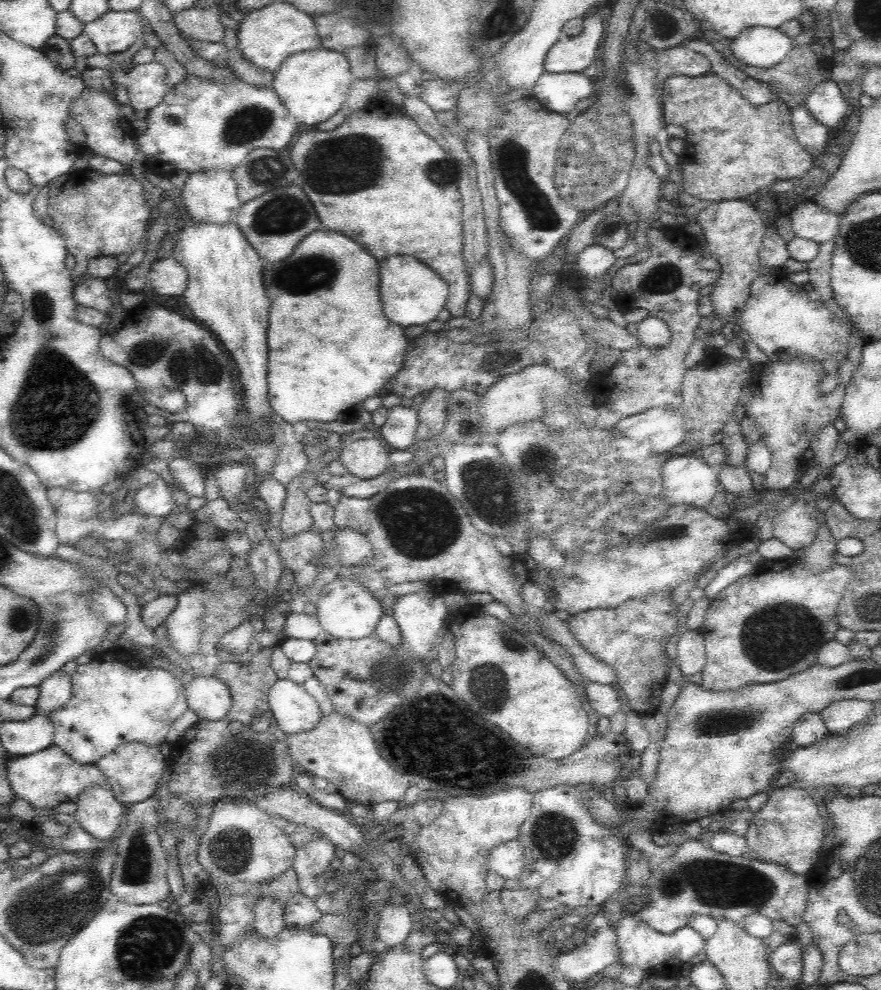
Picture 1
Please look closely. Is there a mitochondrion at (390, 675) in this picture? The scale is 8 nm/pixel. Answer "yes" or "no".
yes

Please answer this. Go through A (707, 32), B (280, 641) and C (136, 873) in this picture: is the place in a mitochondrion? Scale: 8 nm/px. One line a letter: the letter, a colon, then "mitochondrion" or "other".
A: other
B: other
C: mitochondrion

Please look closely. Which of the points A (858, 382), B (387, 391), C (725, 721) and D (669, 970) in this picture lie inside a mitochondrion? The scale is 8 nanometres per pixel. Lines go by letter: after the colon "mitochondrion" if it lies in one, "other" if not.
A: other
B: other
C: mitochondrion
D: other

